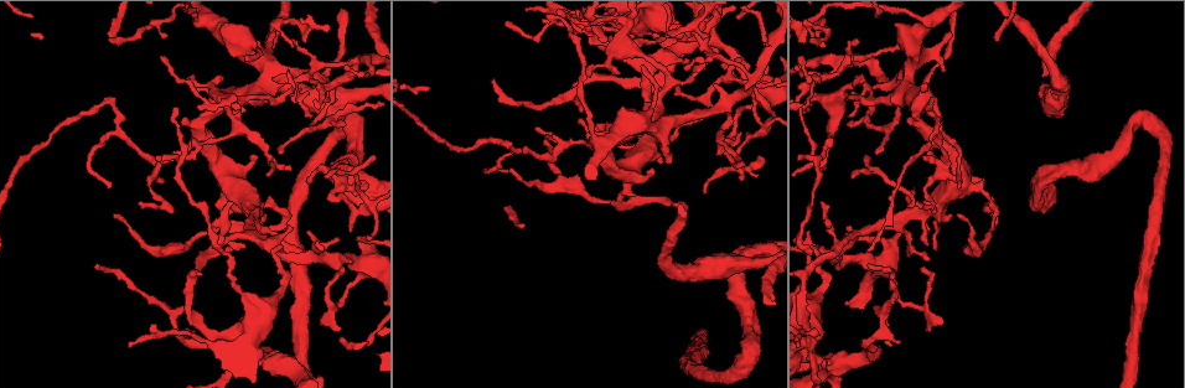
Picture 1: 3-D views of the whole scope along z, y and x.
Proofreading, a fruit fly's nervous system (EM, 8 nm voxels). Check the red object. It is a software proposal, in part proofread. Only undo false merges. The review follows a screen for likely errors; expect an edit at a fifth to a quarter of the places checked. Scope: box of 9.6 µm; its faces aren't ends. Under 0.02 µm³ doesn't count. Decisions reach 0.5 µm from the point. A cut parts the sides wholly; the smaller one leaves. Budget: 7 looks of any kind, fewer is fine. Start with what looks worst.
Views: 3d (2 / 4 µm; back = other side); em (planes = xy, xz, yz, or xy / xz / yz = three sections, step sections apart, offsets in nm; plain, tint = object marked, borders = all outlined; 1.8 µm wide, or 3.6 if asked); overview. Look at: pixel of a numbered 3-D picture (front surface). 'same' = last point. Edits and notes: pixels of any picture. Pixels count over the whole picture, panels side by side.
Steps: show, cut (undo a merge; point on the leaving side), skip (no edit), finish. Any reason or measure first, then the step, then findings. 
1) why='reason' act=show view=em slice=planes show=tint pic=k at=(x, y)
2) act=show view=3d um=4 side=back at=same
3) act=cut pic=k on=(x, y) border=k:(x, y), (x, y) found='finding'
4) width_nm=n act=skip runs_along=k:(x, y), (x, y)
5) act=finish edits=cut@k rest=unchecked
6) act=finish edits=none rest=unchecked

why='sharp bend' act=show view=em um=3.6 slice=planes show=plain pic=1 at=(836, 106)

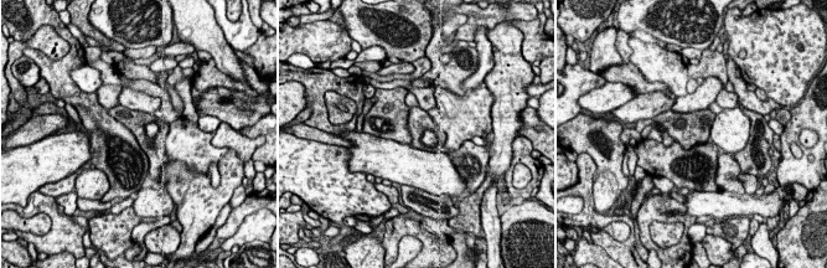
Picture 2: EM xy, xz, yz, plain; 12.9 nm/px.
why='where the object lies' act=show view=em um=3.6 slice=planes show=tint at=same

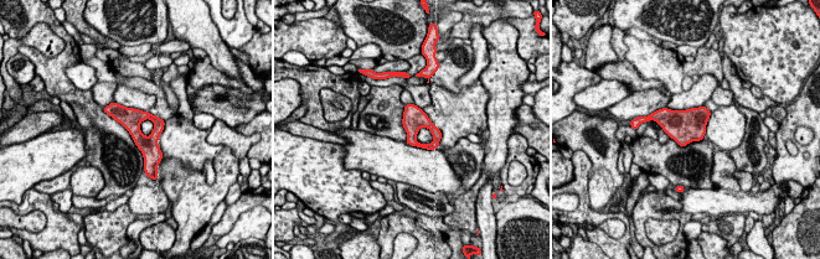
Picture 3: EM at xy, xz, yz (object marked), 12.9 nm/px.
act=skip runs_along=3:(109, 108), (134, 129), (156, 158) found='all the same neuron'

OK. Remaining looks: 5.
why='four arms meet' act=show view=em slice=planes show=tint pic=1 at=(606, 23)

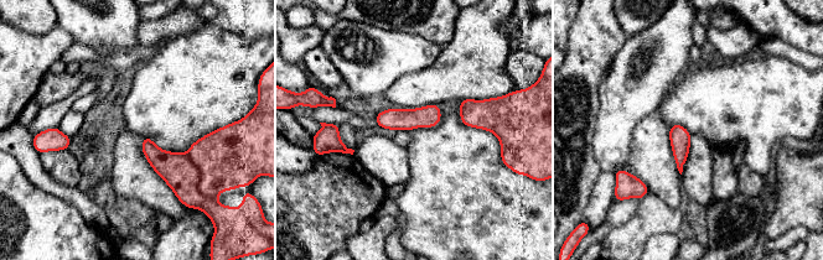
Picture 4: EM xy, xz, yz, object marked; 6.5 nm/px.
act=cut pic=4 on=(232, 156) found='a second neuron is stuck on'

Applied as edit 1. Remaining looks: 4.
why='see it whole again' act=show view=overview

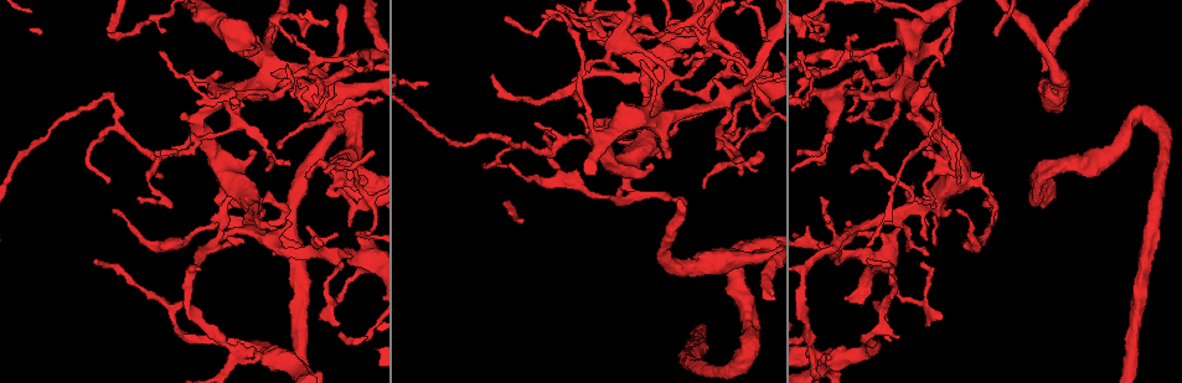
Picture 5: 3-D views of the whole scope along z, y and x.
why='abrupt turn' act=show view=em slice=planes show=tint pic=5 at=(892, 81)

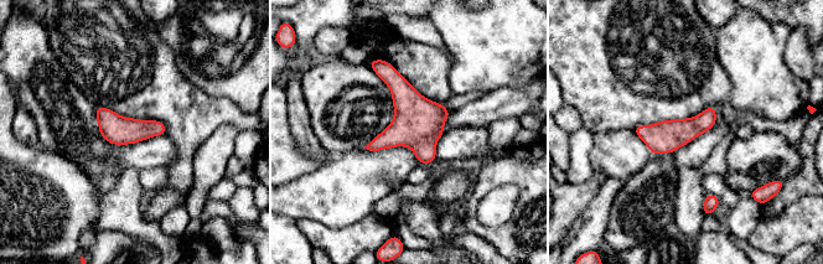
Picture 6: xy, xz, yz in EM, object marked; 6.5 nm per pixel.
act=skip found='continuous, no second neuron'

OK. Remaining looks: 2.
act=finish edits=cut@4 rest=unchecked

